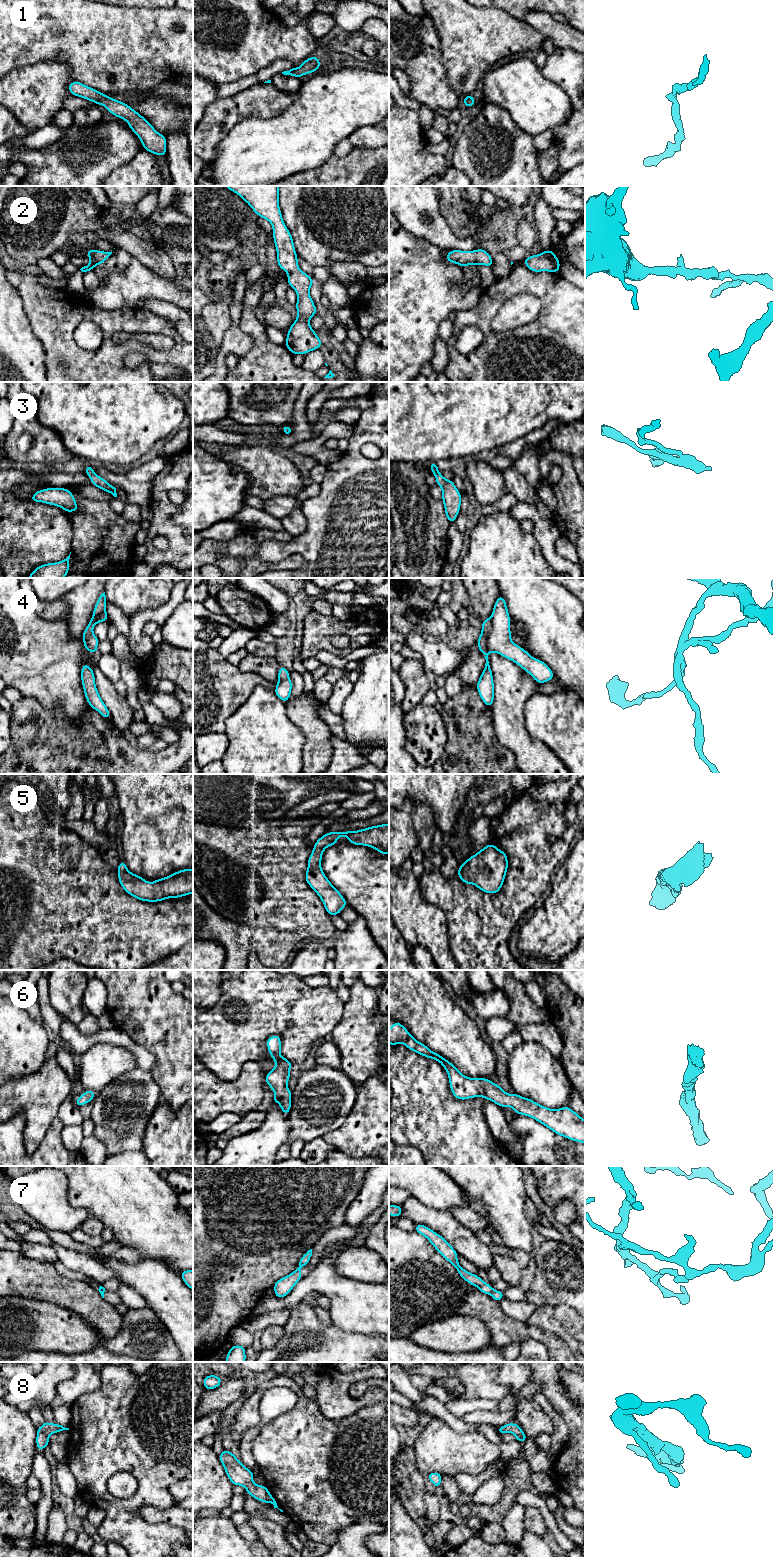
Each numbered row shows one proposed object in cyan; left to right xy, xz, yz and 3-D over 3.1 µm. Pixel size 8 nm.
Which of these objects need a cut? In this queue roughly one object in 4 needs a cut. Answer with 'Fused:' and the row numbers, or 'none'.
Fused: 7

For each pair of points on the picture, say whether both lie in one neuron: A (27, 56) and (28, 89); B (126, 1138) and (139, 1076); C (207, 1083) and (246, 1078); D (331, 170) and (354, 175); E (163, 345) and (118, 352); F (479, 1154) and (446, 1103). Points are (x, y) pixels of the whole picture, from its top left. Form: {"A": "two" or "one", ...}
{"A": "two", "B": "one", "C": "one", "D": "one", "E": "two", "F": "one"}

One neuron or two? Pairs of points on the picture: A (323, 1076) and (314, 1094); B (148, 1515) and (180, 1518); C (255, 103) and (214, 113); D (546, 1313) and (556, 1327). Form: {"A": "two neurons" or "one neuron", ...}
{"A": "one neuron", "B": "one neuron", "C": "one neuron", "D": "one neuron"}

